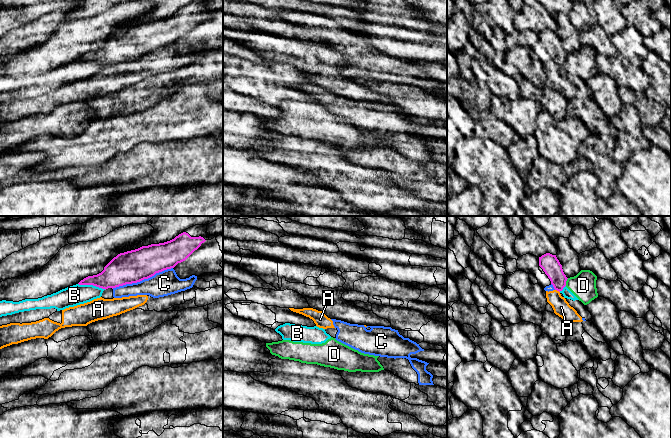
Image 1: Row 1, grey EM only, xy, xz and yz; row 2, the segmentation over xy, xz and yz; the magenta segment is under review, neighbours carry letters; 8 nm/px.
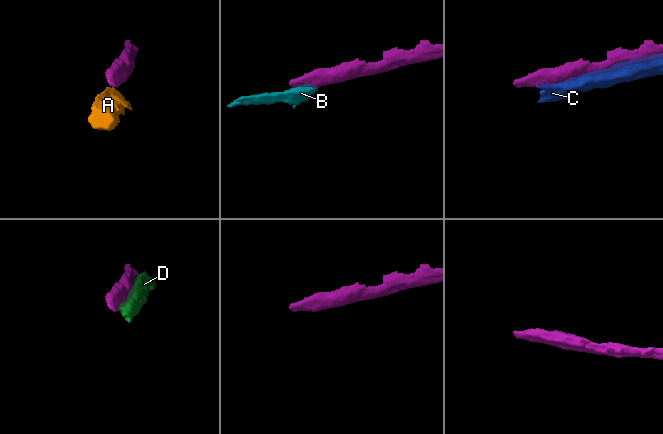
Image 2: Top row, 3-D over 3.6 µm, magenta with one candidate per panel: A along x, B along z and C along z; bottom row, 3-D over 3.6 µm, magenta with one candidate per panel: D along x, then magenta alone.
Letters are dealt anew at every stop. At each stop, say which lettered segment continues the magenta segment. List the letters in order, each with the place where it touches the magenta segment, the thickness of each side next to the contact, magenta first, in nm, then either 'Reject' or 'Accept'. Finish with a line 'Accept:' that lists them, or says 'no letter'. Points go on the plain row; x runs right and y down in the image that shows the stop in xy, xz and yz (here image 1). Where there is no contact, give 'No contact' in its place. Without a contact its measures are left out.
A: Touches magenta at yz (557, 66). Thickness 150 nm (magenta) against 140 nm. Reject
B: Touches magenta at xy (92, 60). Thickness 220 nm (magenta) against 160 nm. Reject
C: Touches magenta at xy (142, 55). Thickness 260 nm (magenta) against 200 nm. Reject
D: Touches magenta at yz (565, 58). Thickness 150 nm (magenta) against 200 nm. Reject
Accept: no letter

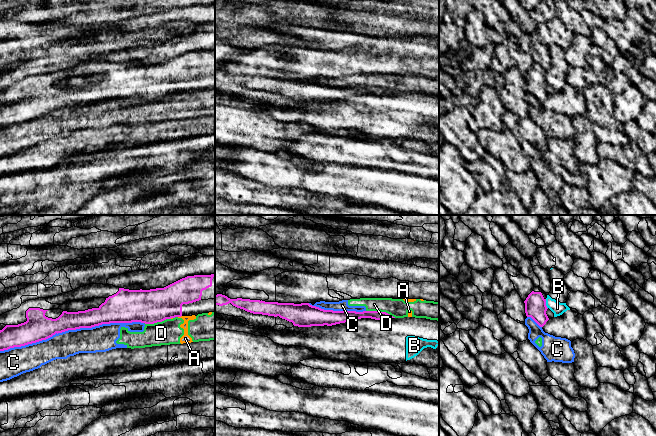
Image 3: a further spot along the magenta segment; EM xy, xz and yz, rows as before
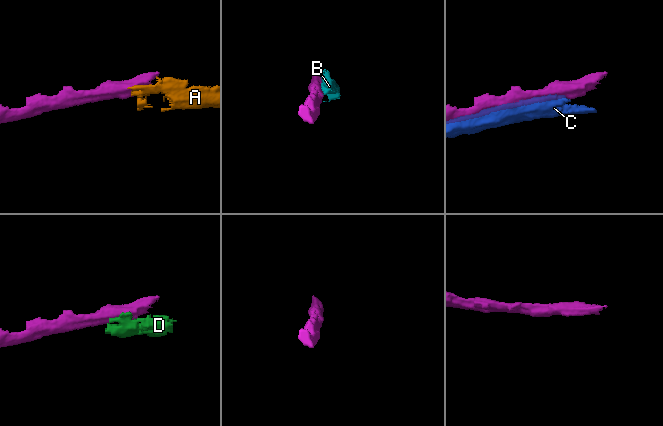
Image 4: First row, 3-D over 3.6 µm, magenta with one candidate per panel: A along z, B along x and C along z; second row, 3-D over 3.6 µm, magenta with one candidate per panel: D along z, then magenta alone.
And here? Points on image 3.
A: Touches magenta at xy (179, 92). Thickness 280 nm (magenta) against 70 nm. Reject
B: Touches magenta at yz (545, 80). Thickness 180 nm (magenta) against 100 nm. Reject
C: Touches magenta at xy (71, 105). Thickness 200 nm (magenta) against 220 nm. Reject
D: Touches magenta at xz (381, 88). Thickness 80 nm (magenta) against 160 nm. Reject
Accept: no letter

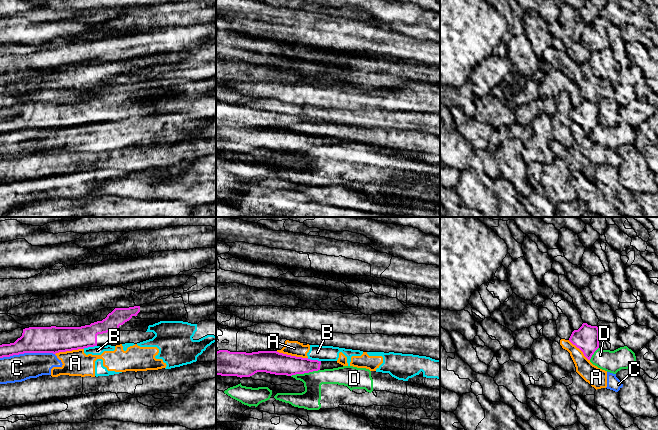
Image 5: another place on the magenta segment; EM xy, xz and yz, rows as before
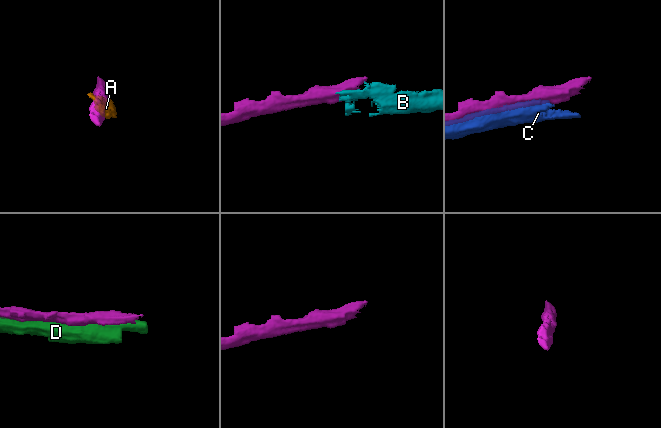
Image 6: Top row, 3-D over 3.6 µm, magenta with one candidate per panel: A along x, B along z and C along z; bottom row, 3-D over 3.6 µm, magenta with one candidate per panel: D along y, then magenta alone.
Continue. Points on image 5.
A: Touches magenta at xz (292, 132). Thickness 190 nm (magenta) against 130 nm. Reject
B: Touches magenta at xy (89, 122). Thickness 200 nm (magenta) against 80 nm. Reject
C: Touches magenta at xy (27, 128). Thickness 220 nm (magenta) against 220 nm. Reject
D: Touches magenta at xz (305, 148). Thickness 180 nm (magenta) against 160 nm. Reject
Accept: no letter

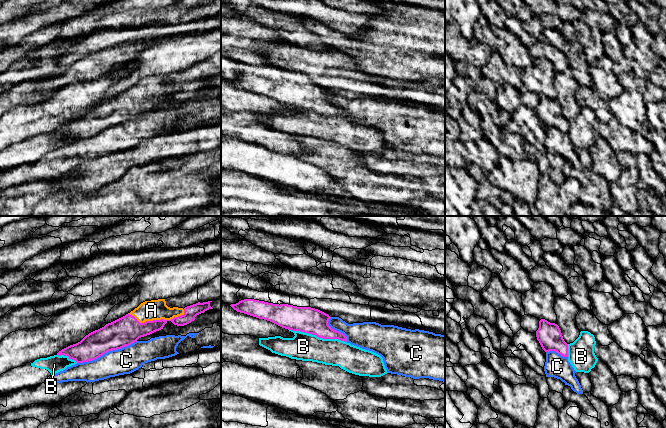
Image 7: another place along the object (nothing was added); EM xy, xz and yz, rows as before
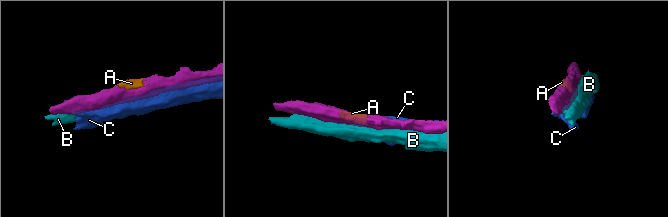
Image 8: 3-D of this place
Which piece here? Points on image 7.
A: Touches magenta at xy (157, 96). Thickness 220 nm (magenta) against 160 nm. Accept
B: Touches magenta at xz (317, 112). Thickness 220 nm (magenta) against 220 nm. Reject
C: Touches magenta at xy (106, 128). Thickness 220 nm (magenta) against 220 nm. Reject
Accept: A

